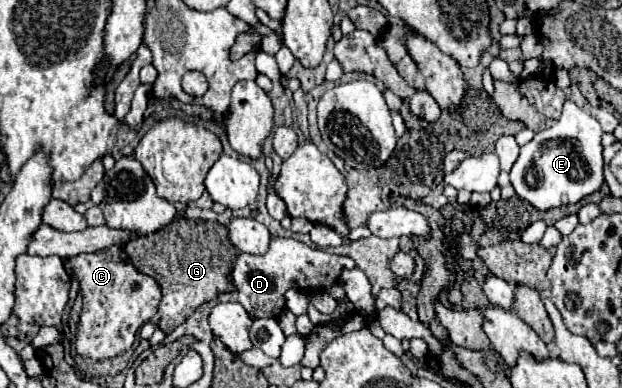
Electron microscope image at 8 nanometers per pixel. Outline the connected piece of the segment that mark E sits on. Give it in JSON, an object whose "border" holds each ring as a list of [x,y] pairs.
{"border":[[[566,102],[560,120],[552,128],[538,132],[520,148],[520,156],[510,170],[510,182],[516,194],[536,210],[550,210],[556,206],[576,204],[584,196],[596,192],[604,184],[600,138],[602,128],[598,120],[574,102]]]}

